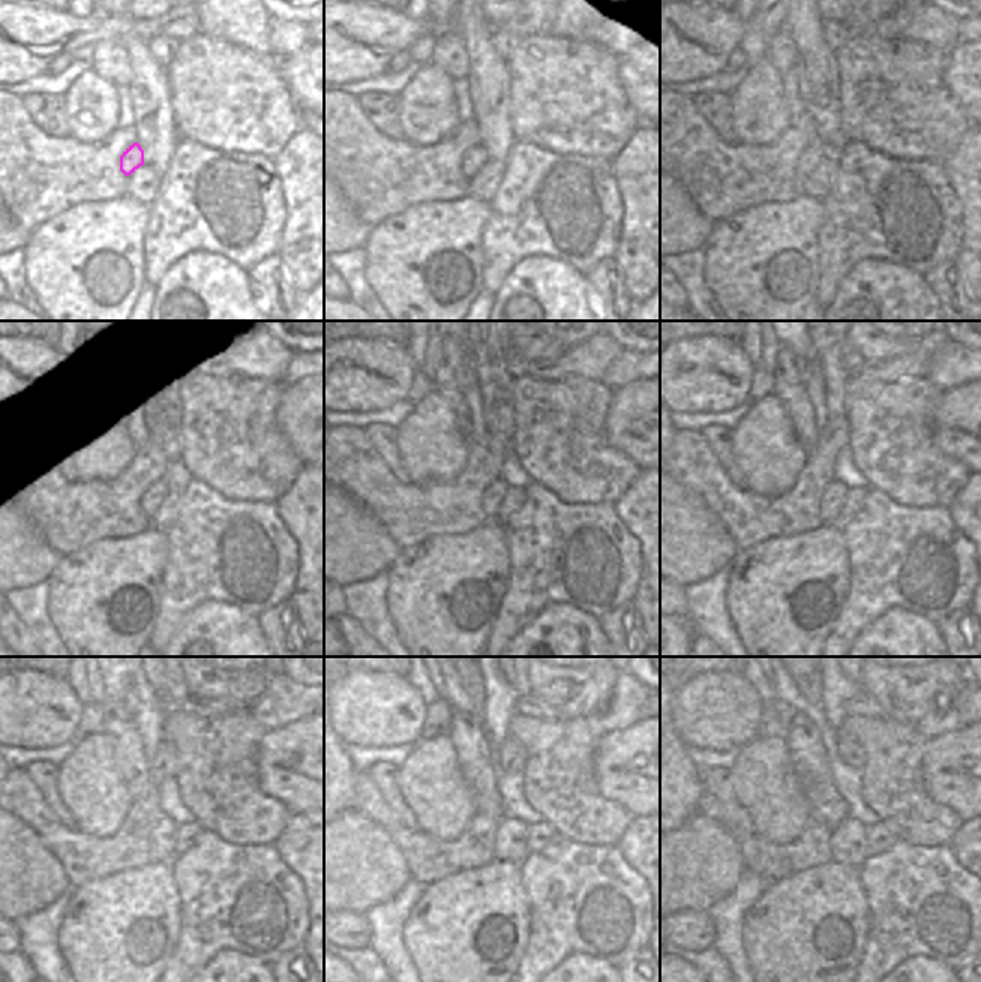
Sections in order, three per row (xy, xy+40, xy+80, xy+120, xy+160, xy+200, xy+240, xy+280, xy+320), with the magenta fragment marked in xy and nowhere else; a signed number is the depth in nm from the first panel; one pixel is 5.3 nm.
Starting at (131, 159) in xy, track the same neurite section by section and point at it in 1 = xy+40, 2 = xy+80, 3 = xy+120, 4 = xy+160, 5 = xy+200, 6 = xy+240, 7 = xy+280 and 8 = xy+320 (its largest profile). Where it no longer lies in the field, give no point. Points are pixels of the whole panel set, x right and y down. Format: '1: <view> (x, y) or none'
1: xy+40 (474, 156)
2: xy+80 (813, 155)
3: xy+120 (152, 499)
4: xy+160 (492, 496)
5: xy+200 (831, 502)
6: xy+240 (162, 835)
7: xy+280 (512, 835)
8: xy+320 (848, 841)

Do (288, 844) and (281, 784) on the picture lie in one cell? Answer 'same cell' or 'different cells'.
different cells

